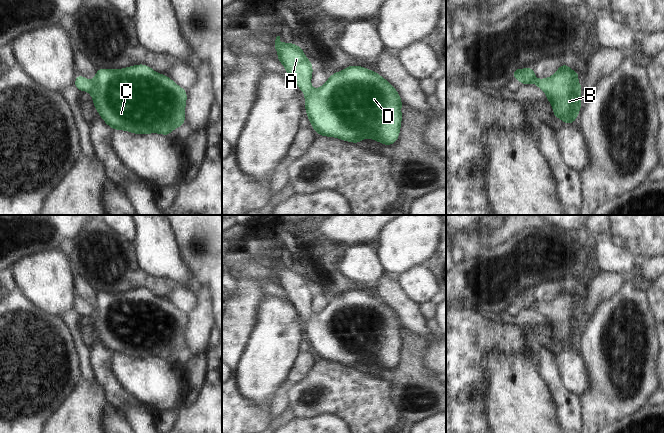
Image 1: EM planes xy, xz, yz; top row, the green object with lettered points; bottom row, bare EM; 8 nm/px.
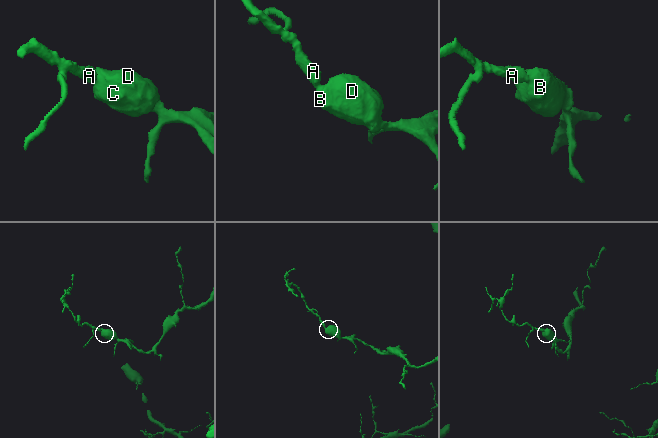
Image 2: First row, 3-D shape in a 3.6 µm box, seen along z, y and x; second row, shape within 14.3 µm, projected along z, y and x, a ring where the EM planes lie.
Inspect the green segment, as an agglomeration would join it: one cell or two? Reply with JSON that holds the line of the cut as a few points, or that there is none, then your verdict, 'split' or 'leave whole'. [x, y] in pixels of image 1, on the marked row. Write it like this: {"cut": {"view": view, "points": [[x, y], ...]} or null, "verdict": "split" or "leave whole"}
{"cut": null, "verdict": "leave whole"}

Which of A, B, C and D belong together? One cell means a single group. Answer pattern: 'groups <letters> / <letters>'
groups A B C D

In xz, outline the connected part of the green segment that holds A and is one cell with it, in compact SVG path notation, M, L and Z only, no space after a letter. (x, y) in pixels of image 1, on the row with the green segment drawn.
M276 37L275 49L278 61L284 65L290 77L305 96L305 110L311 127L317 135L335 137L358 144L365 138L393 145L399 138L403 104L397 90L377 72L362 66L352 65L329 76L318 89L311 88L312 61L309 61L299 45L280 42Z

